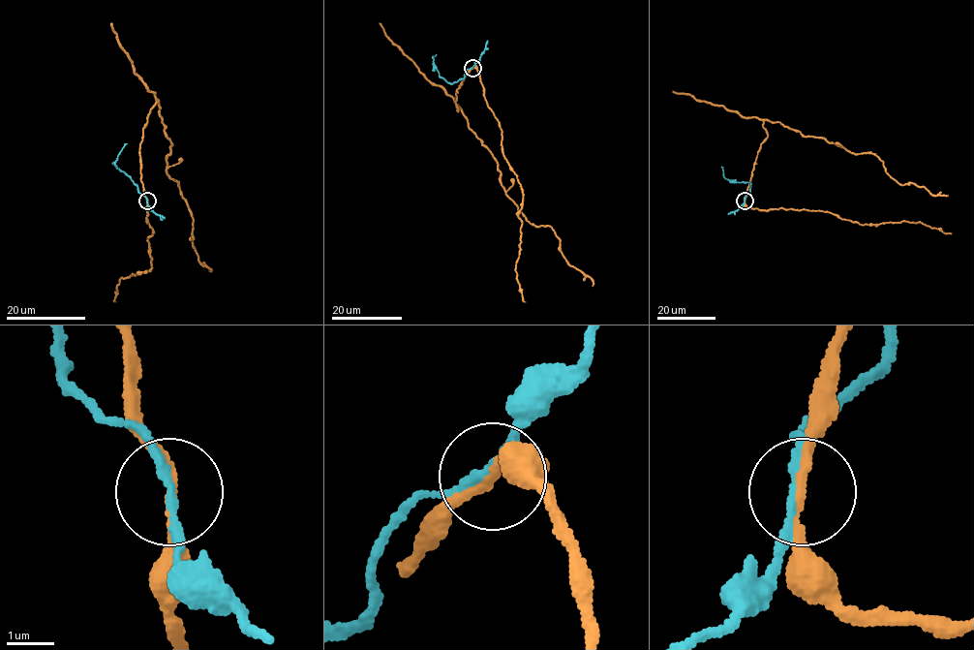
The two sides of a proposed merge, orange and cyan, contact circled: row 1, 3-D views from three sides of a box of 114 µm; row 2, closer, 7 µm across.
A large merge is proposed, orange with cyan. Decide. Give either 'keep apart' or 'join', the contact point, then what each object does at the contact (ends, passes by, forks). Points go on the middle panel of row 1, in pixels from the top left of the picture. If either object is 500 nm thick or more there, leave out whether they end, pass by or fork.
keep apart; at (472, 68); orange passes by; cyan passes by

